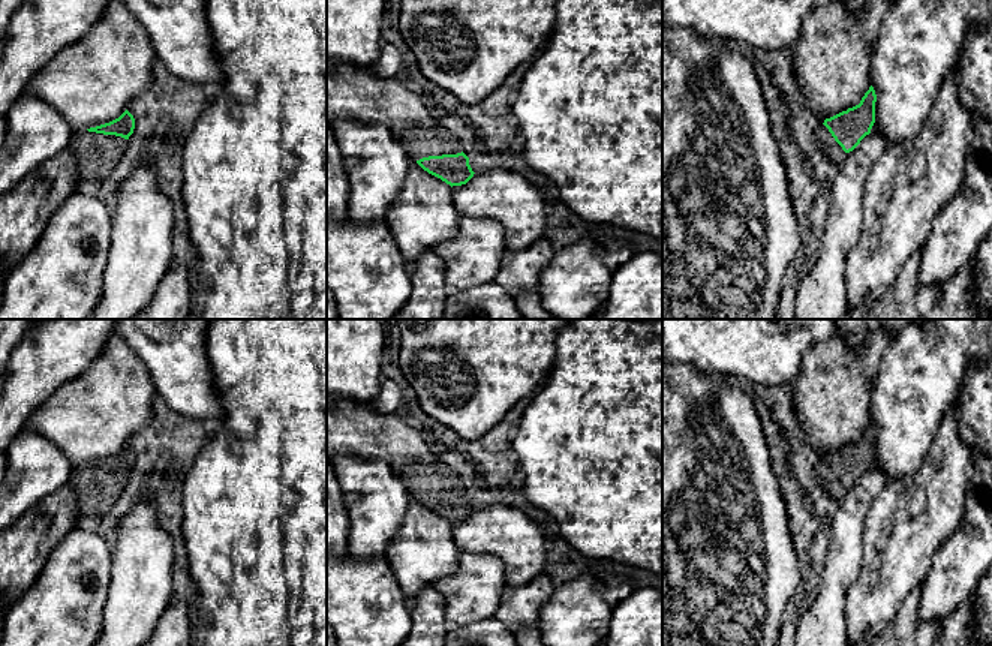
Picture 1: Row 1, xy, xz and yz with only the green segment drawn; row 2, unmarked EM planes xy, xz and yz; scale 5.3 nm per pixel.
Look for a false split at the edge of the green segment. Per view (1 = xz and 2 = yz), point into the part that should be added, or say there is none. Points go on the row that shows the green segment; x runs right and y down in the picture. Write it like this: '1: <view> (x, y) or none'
1: xz (420, 141)
2: yz (824, 140)

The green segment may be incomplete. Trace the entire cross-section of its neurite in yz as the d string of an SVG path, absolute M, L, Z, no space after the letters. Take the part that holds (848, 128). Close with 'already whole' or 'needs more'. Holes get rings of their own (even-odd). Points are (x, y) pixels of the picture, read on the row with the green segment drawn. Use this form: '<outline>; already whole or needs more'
M871 85L859 105L826 118L818 127L817 145L836 166L871 133L875 123L875 102L877 94Z; needs more

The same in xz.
M439 124L411 126L396 139L424 171L451 187L466 184L475 174L460 141Z; needs more

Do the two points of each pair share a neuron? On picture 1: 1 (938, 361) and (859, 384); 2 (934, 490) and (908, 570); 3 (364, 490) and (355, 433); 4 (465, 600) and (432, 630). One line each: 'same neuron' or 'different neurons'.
1: different neurons
2: same neuron
3: different neurons
4: different neurons

